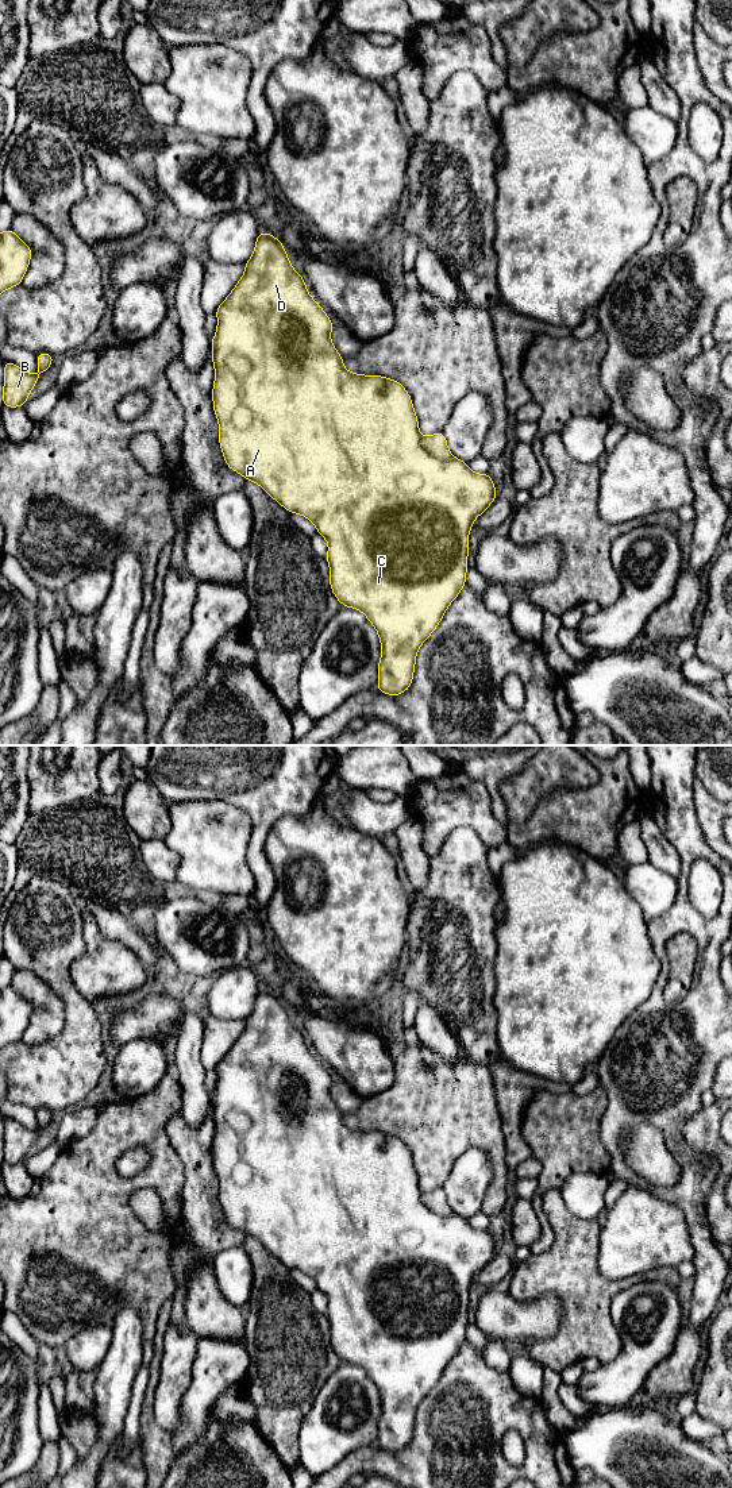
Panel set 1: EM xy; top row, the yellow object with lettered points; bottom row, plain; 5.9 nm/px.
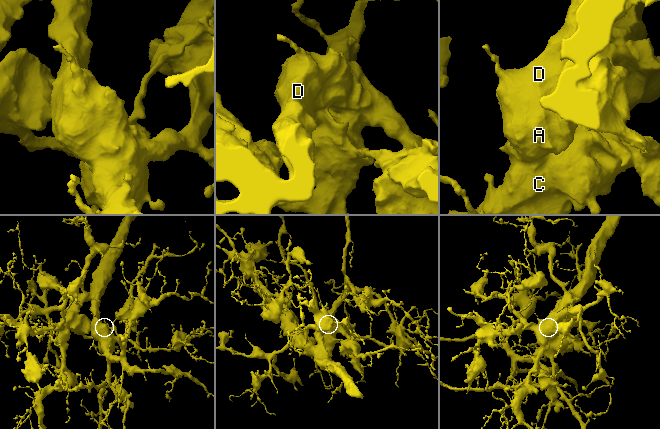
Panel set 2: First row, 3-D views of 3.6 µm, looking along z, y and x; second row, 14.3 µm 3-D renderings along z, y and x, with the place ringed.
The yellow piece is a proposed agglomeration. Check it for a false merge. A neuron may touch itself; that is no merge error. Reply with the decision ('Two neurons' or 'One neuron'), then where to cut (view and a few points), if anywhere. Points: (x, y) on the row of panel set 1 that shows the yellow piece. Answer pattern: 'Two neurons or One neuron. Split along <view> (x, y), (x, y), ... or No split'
Two neurons. Split along xy (420, 436), (420, 444), (431, 454), (445, 459), (453, 457)

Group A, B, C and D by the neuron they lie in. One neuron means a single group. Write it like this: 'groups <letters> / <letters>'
groups A C D / B

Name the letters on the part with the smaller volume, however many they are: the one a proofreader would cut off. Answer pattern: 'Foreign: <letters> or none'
Foreign: B

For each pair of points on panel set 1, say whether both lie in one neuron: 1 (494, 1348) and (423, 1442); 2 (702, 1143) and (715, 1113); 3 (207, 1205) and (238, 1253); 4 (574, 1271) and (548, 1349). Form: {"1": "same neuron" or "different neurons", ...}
{"1": "different neurons", "2": "same neuron", "3": "different neurons", "4": "same neuron"}

